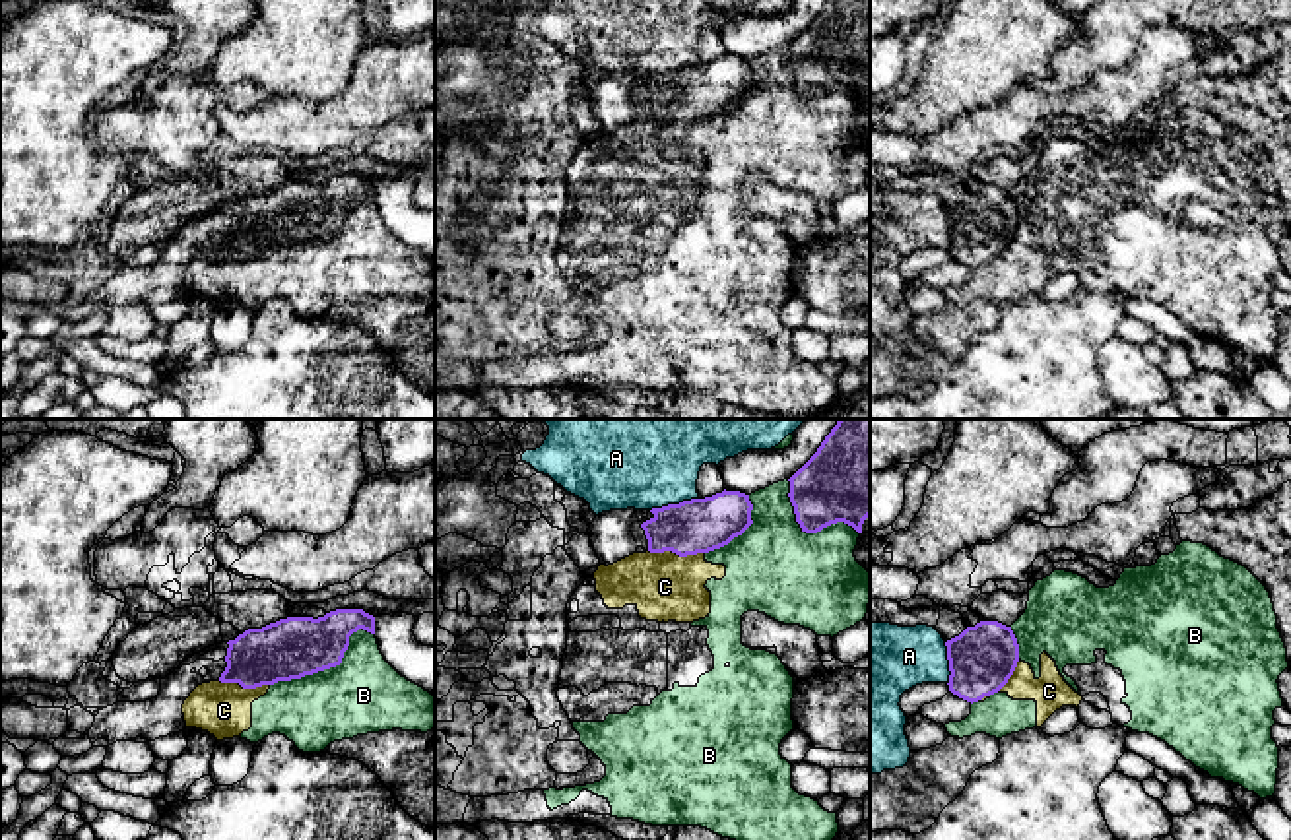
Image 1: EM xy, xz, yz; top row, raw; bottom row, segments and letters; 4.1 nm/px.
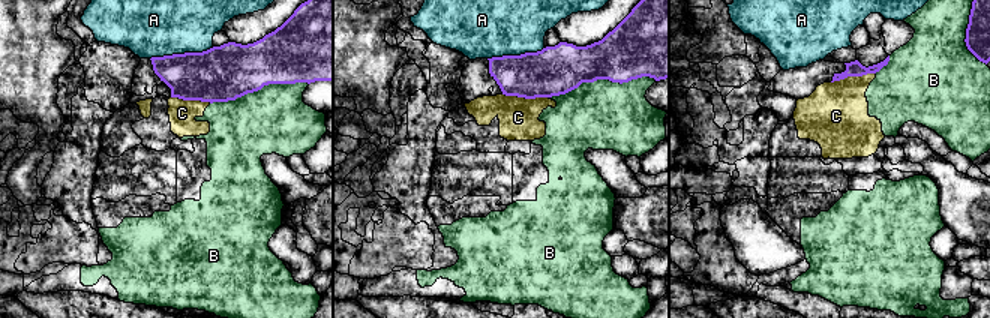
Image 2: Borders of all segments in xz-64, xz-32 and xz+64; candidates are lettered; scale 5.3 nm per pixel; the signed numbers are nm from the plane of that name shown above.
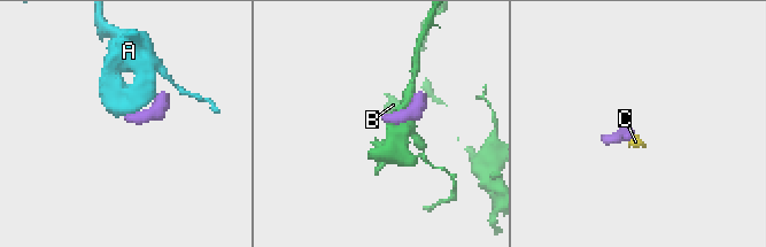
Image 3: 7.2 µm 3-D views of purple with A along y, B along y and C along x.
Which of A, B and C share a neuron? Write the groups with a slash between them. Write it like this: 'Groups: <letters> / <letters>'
Groups: A / B C

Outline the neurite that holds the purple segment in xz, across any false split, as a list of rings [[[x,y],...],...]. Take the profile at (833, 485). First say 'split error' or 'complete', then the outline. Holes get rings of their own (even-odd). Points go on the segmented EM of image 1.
complete; [[[839,419],[788,481],[802,532],[844,522],[862,533],[870,516],[870,419]]]

